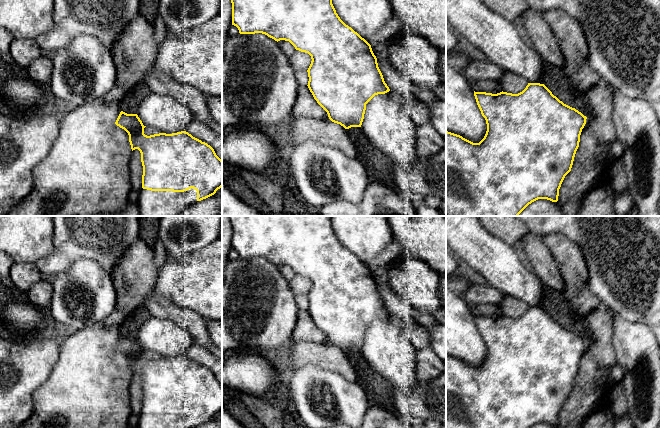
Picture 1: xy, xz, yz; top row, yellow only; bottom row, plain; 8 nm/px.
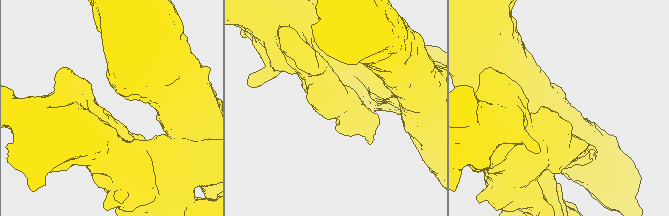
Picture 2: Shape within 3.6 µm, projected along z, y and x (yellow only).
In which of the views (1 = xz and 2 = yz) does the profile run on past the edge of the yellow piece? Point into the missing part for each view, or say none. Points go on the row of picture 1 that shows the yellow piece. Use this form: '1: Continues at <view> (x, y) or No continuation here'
1: No continuation here
2: No continuation here

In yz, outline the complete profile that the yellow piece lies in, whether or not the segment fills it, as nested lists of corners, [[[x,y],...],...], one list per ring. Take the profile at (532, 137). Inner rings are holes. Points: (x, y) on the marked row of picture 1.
[[[528,83],[526,88],[518,94],[503,91],[497,94],[474,91],[474,96],[486,120],[487,131],[479,143],[473,143],[460,135],[446,131],[446,216],[518,216],[529,204],[538,199],[557,202],[561,184],[571,171],[587,117],[575,108],[564,104],[544,84],[540,83]]]

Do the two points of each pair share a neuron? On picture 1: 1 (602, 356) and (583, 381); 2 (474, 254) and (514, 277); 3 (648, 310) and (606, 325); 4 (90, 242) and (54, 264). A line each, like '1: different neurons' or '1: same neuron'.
1: same neuron
2: same neuron
3: different neurons
4: same neuron

